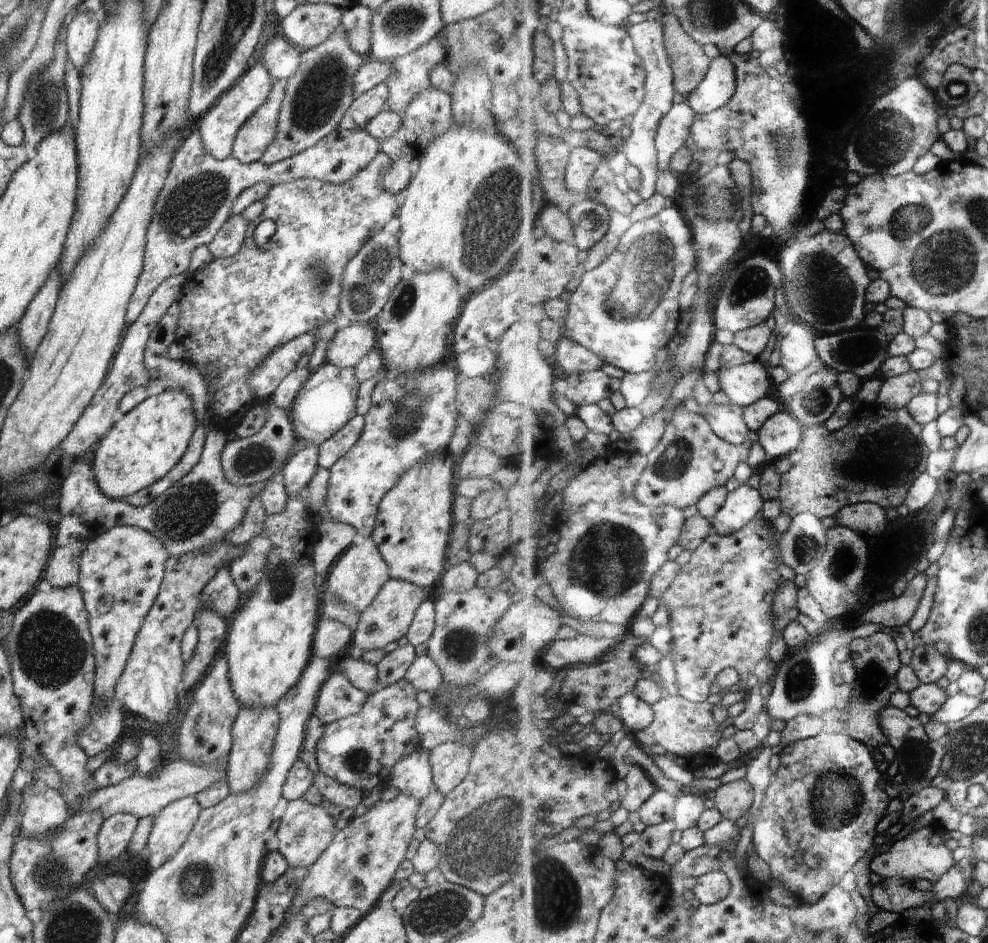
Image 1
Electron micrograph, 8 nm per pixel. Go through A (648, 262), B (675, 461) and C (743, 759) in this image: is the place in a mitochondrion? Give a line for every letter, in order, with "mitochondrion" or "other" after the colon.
A: mitochondrion
B: mitochondrion
C: other

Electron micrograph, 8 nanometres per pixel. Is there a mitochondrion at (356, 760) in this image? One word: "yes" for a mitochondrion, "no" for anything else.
yes

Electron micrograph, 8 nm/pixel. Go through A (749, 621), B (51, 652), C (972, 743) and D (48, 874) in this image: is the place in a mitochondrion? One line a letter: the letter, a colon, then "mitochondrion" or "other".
A: other
B: mitochondrion
C: mitochondrion
D: mitochondrion

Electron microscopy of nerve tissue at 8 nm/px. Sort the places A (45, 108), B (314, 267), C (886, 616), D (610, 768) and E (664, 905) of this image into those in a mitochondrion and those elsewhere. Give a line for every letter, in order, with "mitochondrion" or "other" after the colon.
A: mitochondrion
B: mitochondrion
C: other
D: other
E: other

